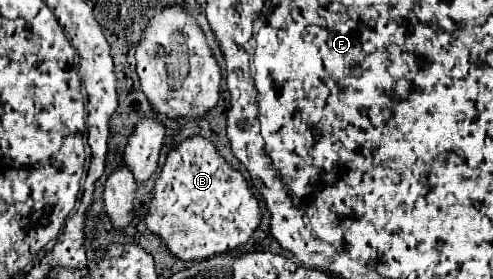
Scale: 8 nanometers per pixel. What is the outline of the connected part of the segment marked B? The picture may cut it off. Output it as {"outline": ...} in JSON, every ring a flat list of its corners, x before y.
{"outline":[[194,135,169,151,149,191,143,223,177,259,201,261,245,245,261,225,261,209,243,173,233,169,209,139]]}

